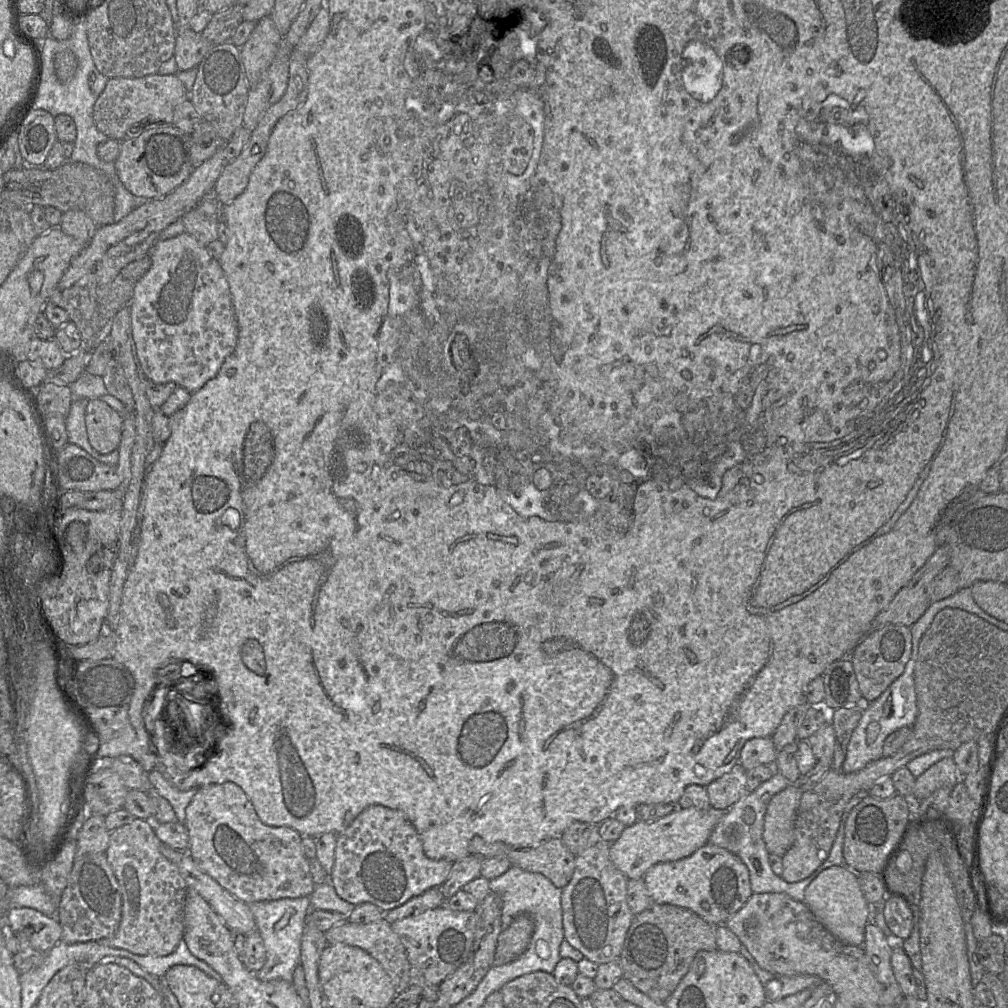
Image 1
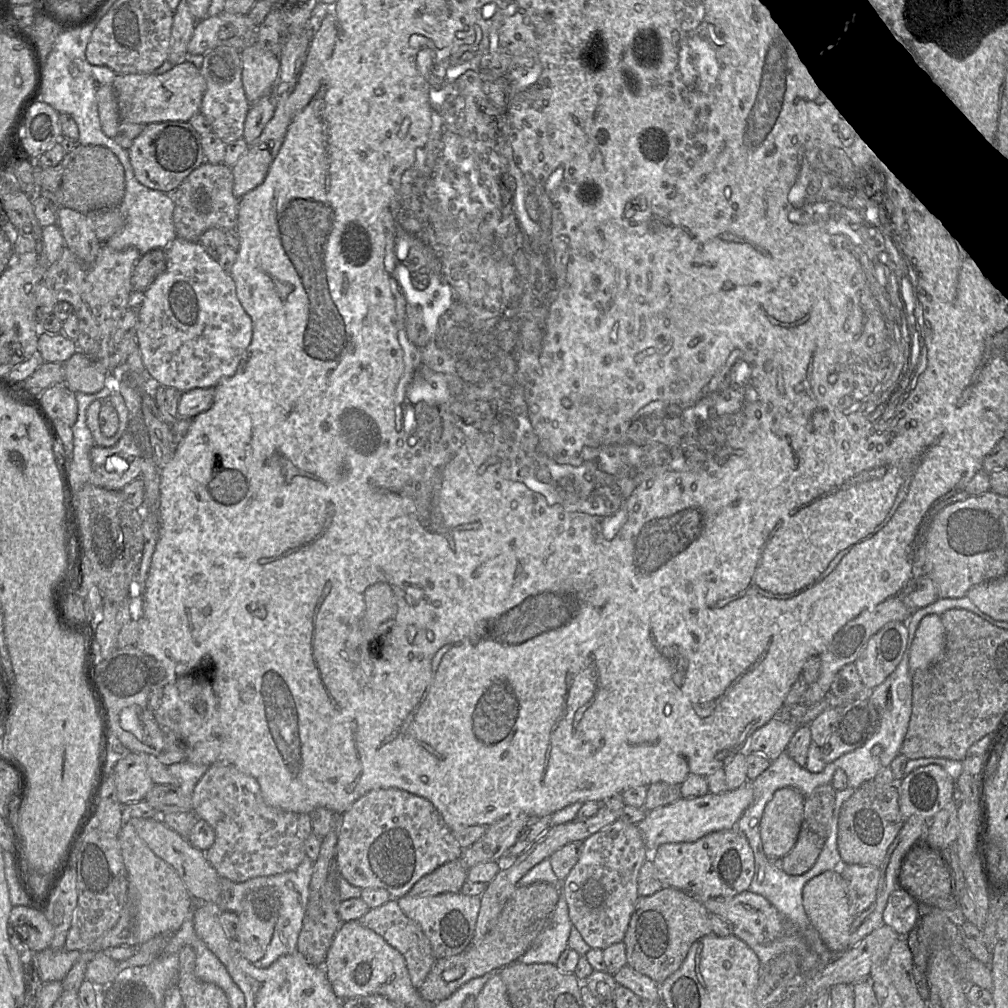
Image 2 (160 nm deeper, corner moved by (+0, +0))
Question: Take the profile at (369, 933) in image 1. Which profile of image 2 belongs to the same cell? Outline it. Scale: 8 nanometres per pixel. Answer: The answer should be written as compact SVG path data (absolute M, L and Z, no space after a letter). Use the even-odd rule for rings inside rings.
M391 898L382 906L368 910L358 919L358 922L380 935L390 946L402 954L411 982L417 989L425 980L436 959L432 953L429 940L421 927L402 912L397 899Z

